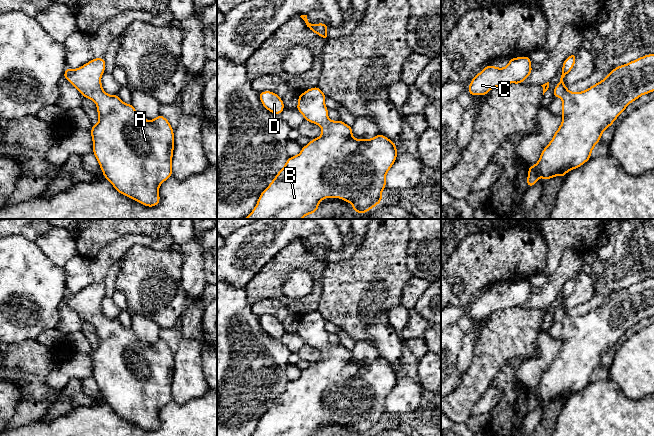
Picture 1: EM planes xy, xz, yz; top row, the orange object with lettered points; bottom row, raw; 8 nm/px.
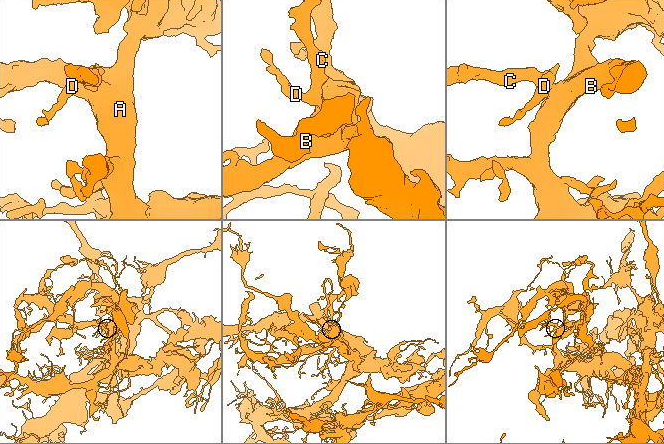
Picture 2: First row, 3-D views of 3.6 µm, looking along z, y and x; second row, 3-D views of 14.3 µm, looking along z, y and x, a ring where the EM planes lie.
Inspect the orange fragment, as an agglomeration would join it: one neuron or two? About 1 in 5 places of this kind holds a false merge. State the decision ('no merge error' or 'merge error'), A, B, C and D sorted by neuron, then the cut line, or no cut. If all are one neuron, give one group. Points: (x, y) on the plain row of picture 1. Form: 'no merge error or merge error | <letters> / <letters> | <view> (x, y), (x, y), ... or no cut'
no merge error | A B C D | no cut

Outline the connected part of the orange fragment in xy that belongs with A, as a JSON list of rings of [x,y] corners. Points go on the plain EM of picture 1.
[[[94,282],[77,293],[68,292],[65,301],[80,318],[96,327],[98,347],[90,355],[95,379],[103,400],[122,419],[147,431],[160,426],[159,411],[172,400],[174,355],[162,339],[153,344],[140,341],[132,328],[124,327],[116,319],[108,319],[102,311],[105,283]]]

